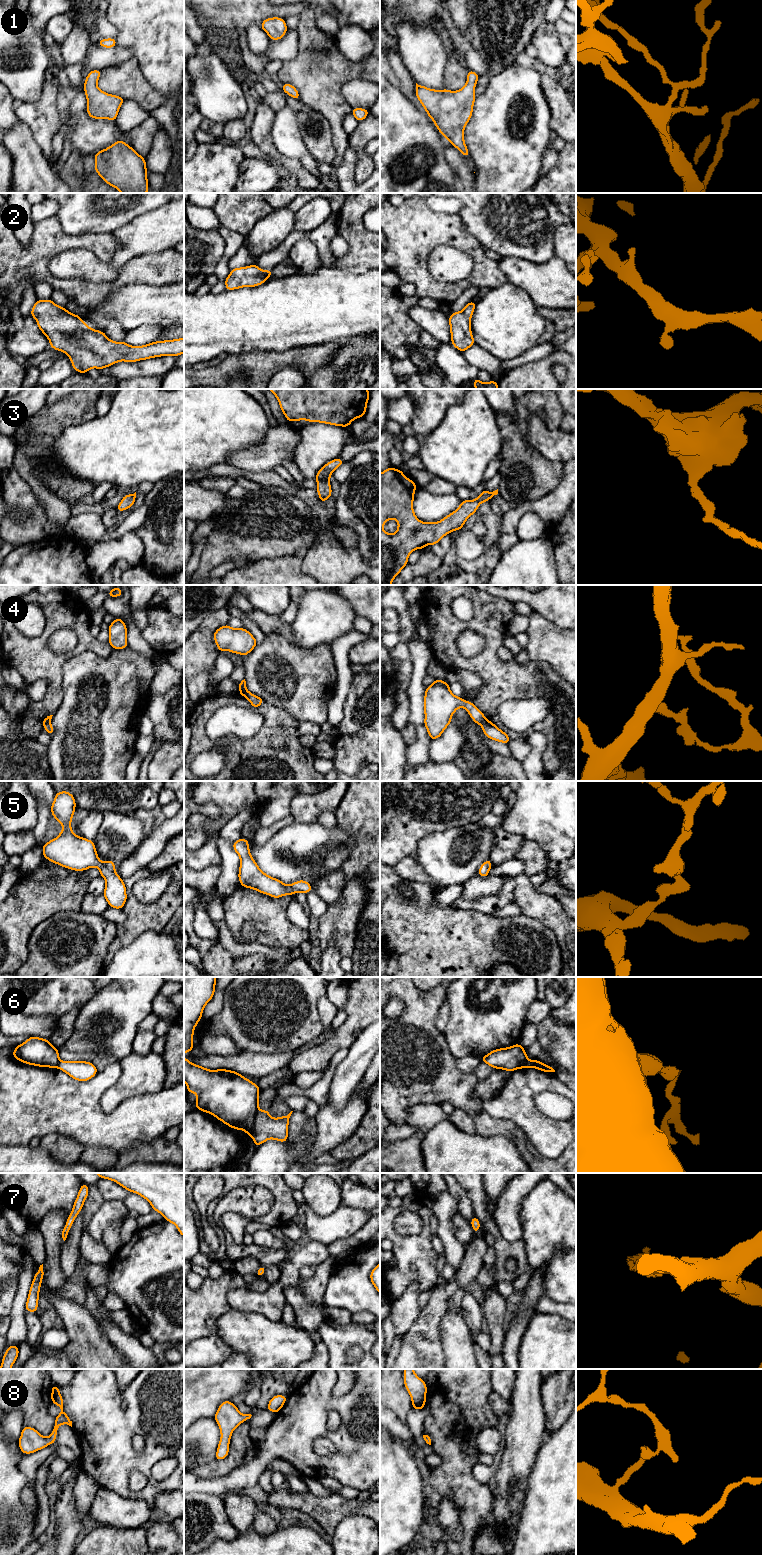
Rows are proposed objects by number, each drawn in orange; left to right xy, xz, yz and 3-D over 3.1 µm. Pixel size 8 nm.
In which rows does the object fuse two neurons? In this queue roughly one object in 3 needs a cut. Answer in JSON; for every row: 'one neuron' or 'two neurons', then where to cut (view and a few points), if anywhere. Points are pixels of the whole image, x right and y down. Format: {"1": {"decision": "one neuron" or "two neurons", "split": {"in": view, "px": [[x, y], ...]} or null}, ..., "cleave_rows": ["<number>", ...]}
{"1": {"decision": "one neuron", "split": null}, "2": {"decision": "one neuron", "split": null}, "3": {"decision": "one neuron", "split": null}, "4": {"decision": "two neurons", "split": {"in": "xy", "px": [[50, 722], [43, 724]]}}, "5": {"decision": "one neuron", "split": null}, "6": {"decision": "two neurons", "split": {"in": "xz", "px": [[258, 1109], [249, 1134]]}}, "7": {"decision": "one neuron", "split": null}, "8": {"decision": "one neuron", "split": null}, "cleave_rows": ["4", "6"]}

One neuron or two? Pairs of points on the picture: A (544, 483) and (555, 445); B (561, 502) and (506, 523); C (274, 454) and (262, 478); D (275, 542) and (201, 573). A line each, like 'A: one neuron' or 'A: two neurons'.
A: two neurons
B: one neuron
C: two neurons
D: one neuron

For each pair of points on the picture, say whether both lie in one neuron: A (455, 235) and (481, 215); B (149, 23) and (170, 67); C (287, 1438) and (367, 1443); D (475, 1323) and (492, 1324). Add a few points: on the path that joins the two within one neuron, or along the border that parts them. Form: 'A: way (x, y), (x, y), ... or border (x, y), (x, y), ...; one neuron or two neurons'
A: border (457, 214), (464, 228), (481, 244); two neurons
B: way (160, 34), (167, 41), (167, 56); one neuron
C: way (307, 1432), (324, 1432), (336, 1437), (347, 1438); one neuron
D: border (482, 1307), (485, 1320); two neurons

